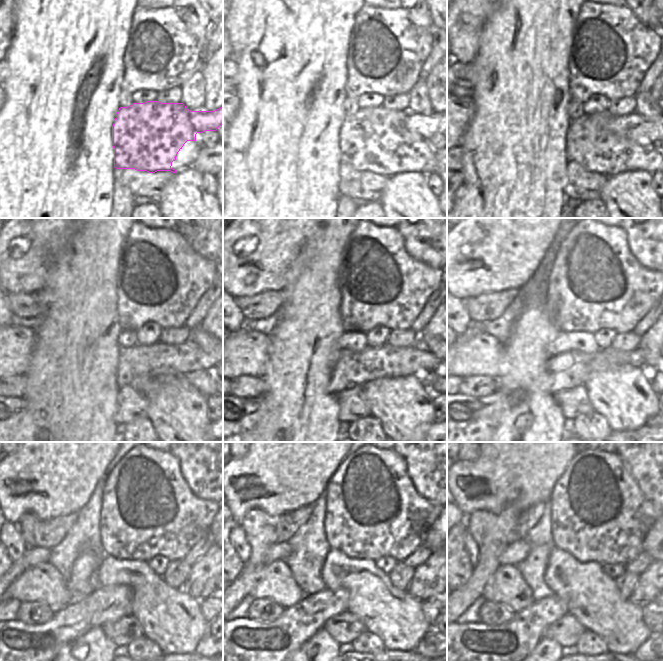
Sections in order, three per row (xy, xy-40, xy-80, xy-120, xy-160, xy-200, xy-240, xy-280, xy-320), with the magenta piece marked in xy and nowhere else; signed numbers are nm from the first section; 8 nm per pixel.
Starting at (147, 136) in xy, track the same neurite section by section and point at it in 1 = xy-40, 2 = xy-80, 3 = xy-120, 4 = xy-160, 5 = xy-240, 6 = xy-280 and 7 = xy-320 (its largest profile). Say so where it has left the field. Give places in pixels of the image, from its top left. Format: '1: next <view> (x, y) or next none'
1: next xy-40 (373, 139)
2: next xy-80 (598, 142)
3: next xy-120 (138, 365)
4: next xy-160 (353, 368)
5: next xy-240 (19, 645)
6: next xy-280 (243, 645)
7: next xy-320 (467, 645)

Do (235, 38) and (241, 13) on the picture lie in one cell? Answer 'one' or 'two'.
one

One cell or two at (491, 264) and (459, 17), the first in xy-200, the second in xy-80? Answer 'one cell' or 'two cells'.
one cell

